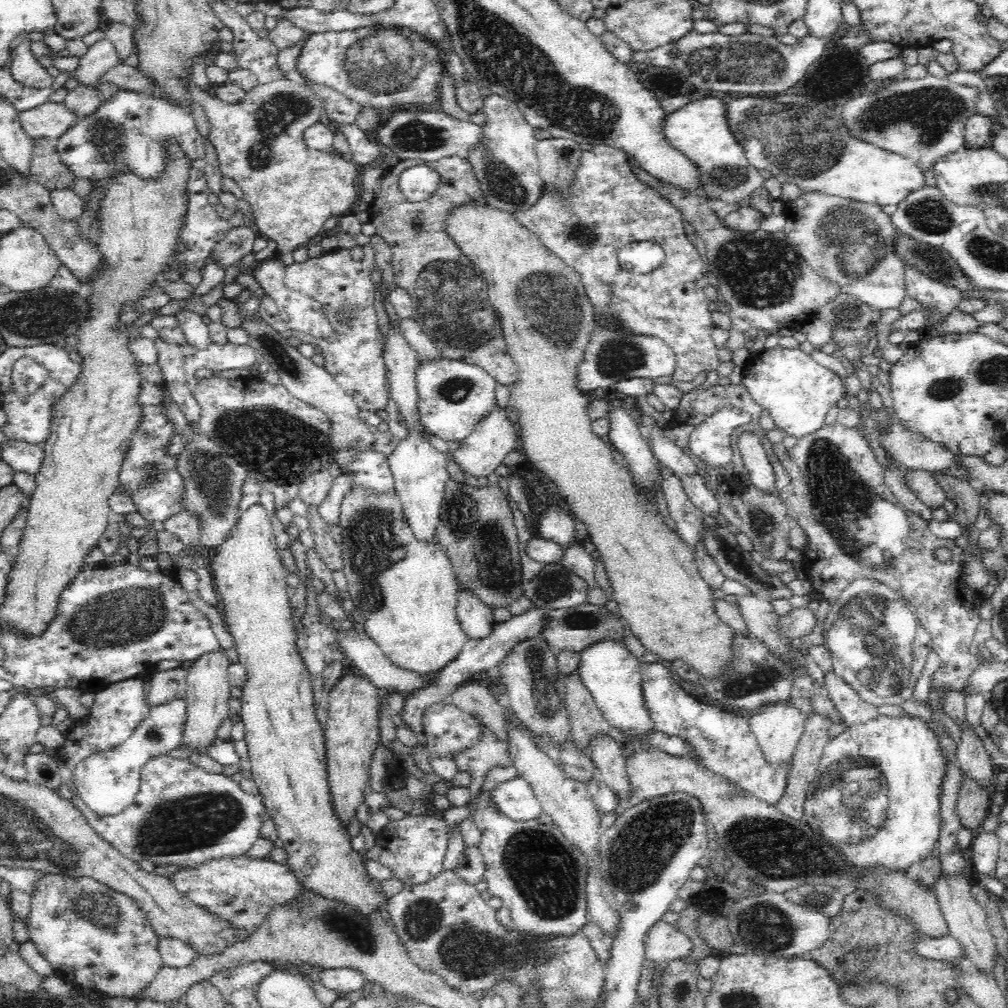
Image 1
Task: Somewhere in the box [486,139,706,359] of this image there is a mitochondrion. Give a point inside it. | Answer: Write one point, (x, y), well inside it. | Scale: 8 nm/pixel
(582, 234)

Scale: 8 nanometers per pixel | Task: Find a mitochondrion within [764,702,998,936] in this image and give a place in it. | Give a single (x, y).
(857, 793)

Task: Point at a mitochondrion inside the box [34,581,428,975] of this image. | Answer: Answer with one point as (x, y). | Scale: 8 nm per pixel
(174, 826)

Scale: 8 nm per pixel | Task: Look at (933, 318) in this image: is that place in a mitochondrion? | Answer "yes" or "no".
no

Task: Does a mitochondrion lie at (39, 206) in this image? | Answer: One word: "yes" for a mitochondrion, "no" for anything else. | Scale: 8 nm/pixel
yes

